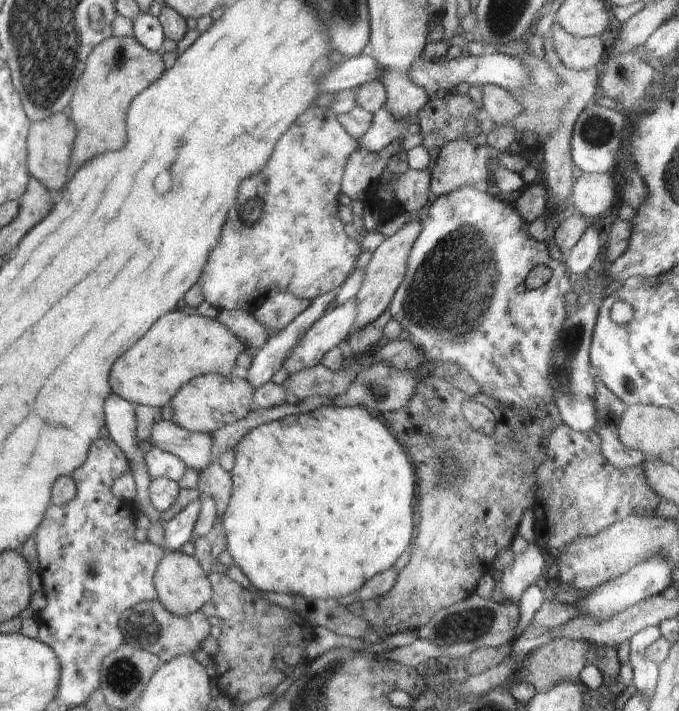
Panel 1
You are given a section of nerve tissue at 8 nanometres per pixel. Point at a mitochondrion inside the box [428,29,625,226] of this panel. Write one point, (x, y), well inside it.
(595, 131)

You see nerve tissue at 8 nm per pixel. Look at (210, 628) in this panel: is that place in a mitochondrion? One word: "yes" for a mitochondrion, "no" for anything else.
no

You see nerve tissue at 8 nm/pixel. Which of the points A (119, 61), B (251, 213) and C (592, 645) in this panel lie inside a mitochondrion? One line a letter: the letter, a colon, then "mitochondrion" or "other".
A: mitochondrion
B: mitochondrion
C: other

